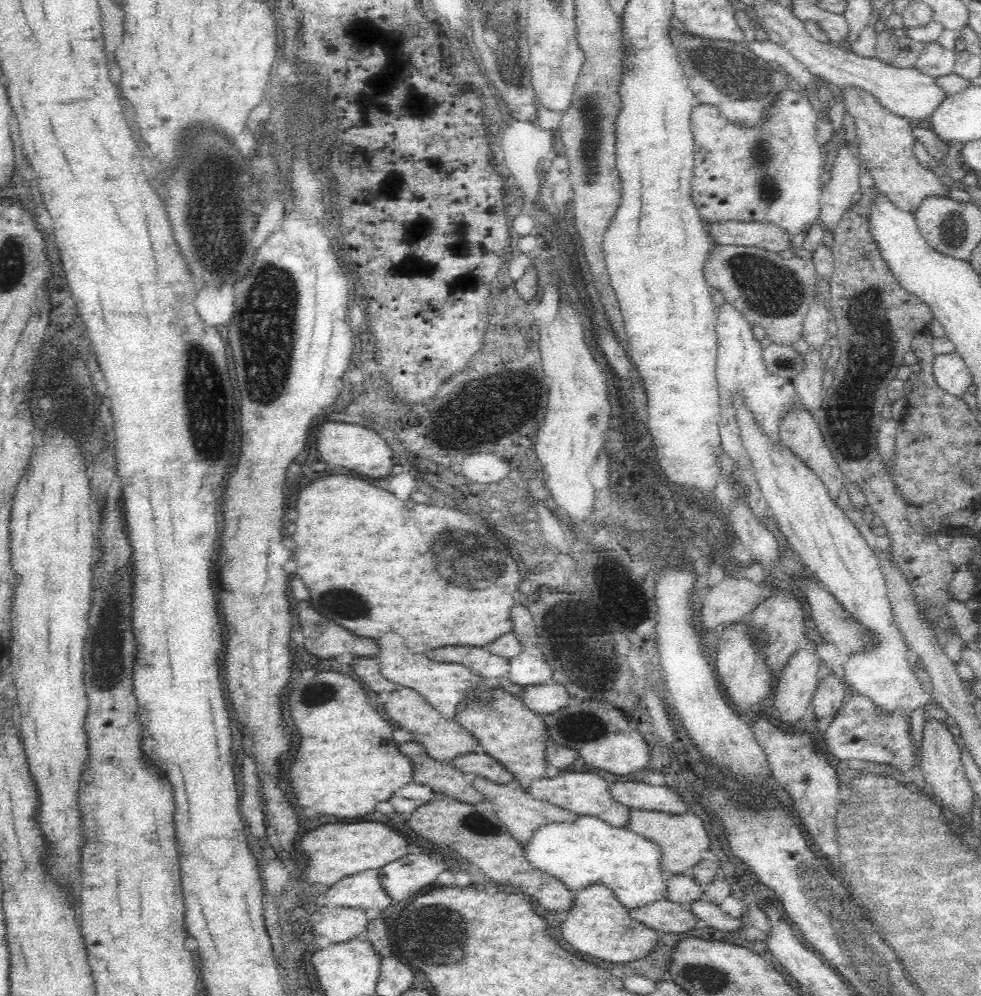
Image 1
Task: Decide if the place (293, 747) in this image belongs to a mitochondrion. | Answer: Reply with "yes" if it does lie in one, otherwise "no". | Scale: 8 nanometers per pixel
no

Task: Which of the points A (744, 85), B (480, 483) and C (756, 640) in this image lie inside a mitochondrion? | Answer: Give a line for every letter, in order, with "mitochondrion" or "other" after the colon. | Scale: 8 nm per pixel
A: mitochondrion
B: other
C: other

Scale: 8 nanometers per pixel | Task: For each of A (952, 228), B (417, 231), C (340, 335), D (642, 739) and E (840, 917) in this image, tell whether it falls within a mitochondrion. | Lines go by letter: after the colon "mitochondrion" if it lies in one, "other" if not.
A: mitochondrion
B: other
C: other
D: other
E: mitochondrion

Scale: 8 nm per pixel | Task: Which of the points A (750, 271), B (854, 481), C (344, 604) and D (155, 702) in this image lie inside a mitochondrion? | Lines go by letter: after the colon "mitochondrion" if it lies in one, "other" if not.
A: mitochondrion
B: other
C: mitochondrion
D: other

